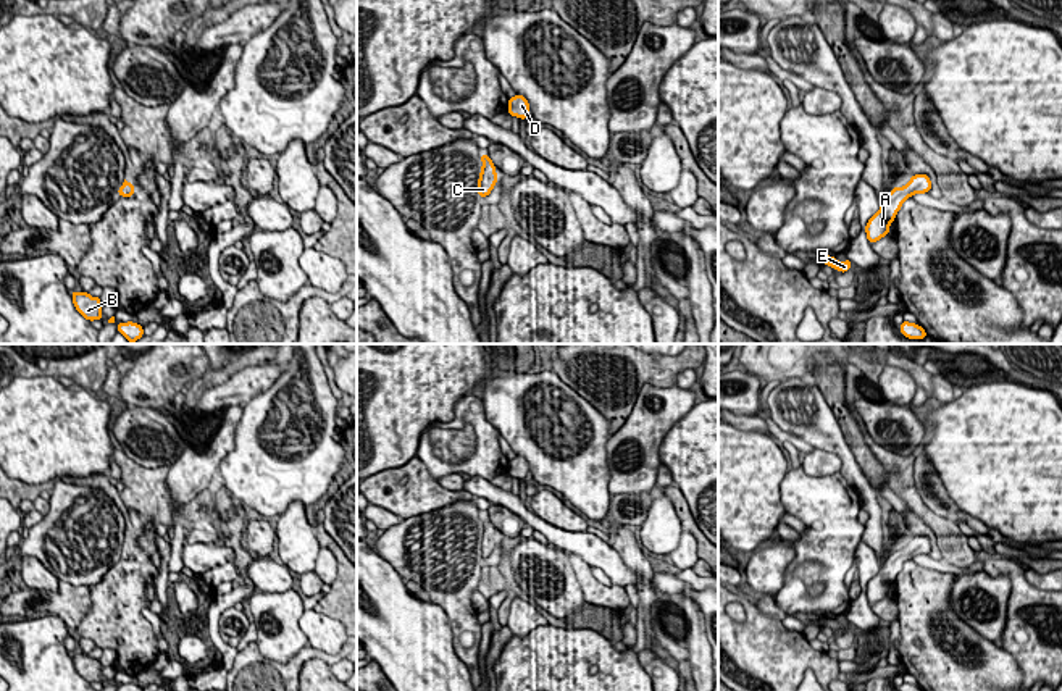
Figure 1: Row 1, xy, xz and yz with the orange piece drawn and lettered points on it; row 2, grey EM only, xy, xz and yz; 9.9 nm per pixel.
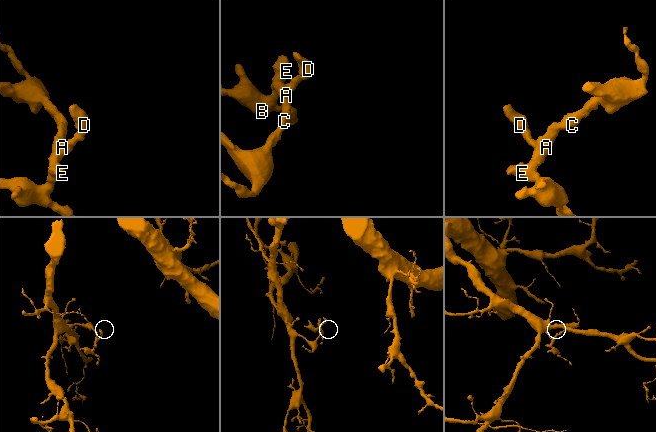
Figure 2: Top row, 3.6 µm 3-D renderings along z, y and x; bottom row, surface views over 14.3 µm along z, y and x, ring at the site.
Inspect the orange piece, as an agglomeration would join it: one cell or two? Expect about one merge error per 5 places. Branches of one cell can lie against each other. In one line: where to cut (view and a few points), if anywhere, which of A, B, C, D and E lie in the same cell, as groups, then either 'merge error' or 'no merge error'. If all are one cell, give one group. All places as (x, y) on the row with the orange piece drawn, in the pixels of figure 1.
no cut; A B C D E; no merge error

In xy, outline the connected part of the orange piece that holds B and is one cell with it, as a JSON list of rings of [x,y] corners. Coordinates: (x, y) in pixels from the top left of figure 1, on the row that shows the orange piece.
[[[71,292],[76,310],[89,321],[102,321],[102,302],[100,297],[92,297],[89,292]]]

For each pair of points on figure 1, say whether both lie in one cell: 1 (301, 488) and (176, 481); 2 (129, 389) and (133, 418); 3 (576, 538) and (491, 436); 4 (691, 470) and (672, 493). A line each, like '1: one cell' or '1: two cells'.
1: two cells
2: two cells
3: two cells
4: two cells

